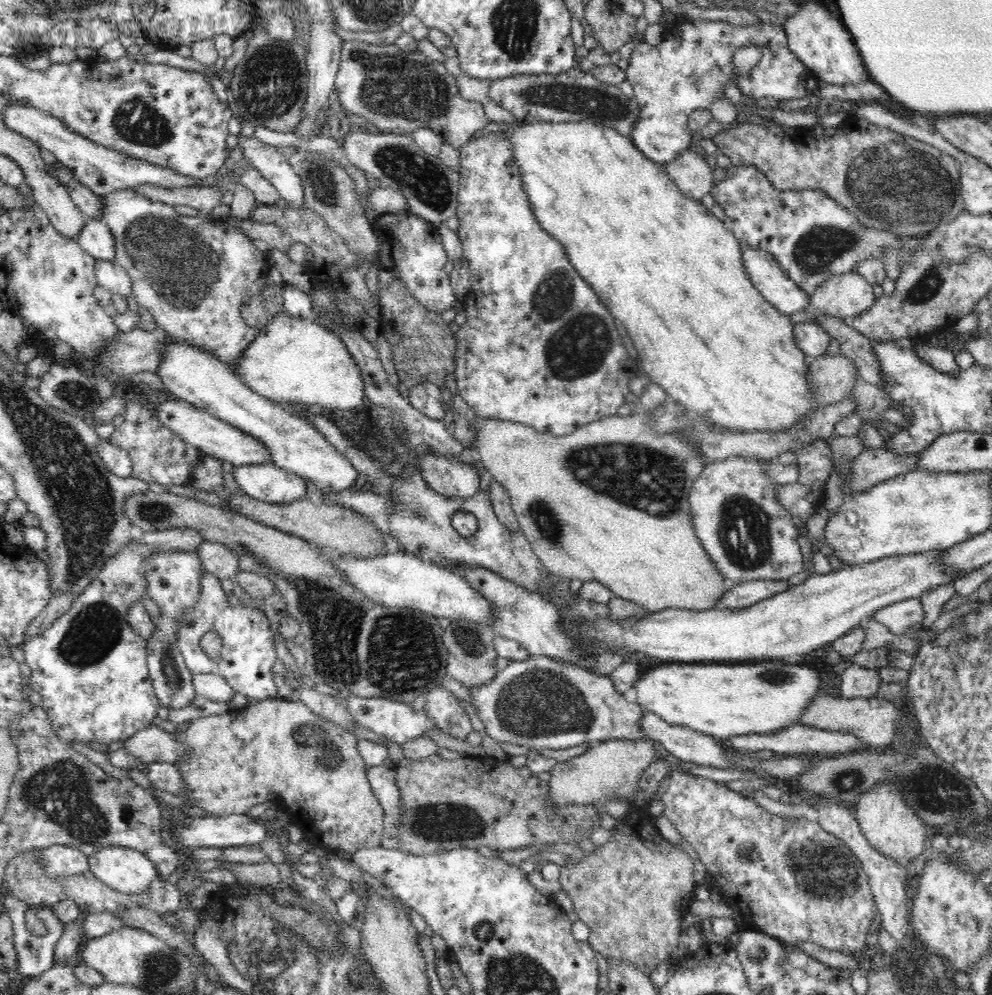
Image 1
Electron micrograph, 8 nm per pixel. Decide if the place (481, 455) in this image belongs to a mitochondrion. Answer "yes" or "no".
no

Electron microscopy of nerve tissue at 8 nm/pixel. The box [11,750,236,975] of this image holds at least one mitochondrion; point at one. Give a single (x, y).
(59, 792)

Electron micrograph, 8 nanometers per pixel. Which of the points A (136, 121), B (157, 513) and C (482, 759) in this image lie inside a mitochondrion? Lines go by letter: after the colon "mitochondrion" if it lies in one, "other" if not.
A: mitochondrion
B: mitochondrion
C: other

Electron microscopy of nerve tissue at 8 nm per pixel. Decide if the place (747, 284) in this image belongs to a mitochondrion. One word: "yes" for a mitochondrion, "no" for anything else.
no

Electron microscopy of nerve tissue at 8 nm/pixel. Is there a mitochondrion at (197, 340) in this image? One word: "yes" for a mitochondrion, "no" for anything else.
no

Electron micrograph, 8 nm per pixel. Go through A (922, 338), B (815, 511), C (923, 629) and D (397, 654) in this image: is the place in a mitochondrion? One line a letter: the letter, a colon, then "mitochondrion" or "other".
A: other
B: other
C: other
D: mitochondrion

